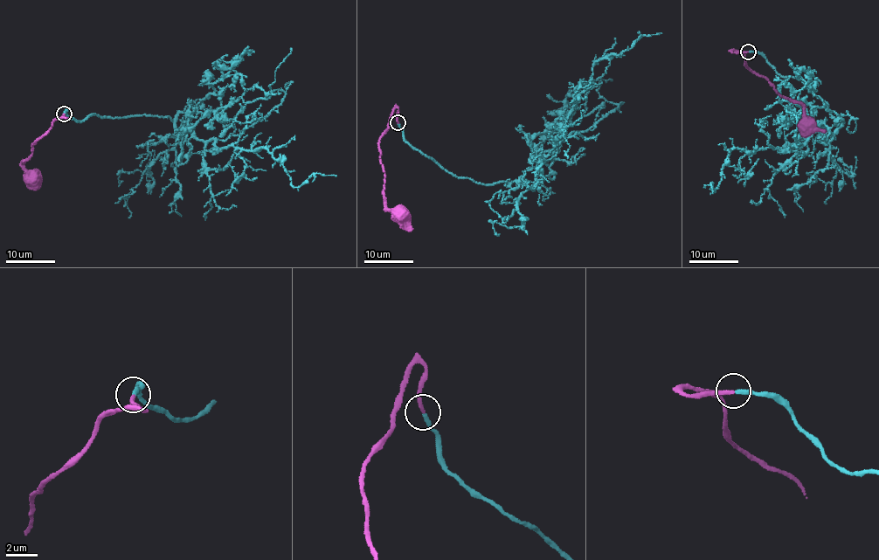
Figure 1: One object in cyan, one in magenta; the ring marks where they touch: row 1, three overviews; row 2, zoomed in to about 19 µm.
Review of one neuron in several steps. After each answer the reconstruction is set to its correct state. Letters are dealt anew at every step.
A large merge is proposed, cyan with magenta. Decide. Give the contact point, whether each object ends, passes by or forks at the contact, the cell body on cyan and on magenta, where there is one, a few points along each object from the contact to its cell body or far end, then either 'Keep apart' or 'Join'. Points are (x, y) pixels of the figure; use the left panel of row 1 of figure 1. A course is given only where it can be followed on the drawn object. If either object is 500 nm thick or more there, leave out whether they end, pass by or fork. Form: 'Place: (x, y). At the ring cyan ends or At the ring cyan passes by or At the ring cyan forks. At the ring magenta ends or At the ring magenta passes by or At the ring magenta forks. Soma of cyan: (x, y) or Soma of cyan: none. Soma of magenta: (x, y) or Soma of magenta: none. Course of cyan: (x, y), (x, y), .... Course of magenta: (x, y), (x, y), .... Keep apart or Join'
Place: (64, 114). At the ring cyan ends. At the ring magenta ends. Soma of cyan: none. Soma of magenta: (32, 178). Course of cyan: (63, 114), (168, 116), (218, 148), (262, 147), (294, 187), (336, 176). Course of magenta: (63, 114), (67, 118), (52, 121), (51, 127), (34, 142), (31, 155), (23, 162), (24, 169), (32, 177). Join

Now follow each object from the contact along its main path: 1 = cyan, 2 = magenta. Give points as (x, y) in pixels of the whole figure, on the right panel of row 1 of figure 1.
1: (748, 51), (799, 79), (839, 126), (831, 134), (817, 127), (787, 148), (733, 148), (712, 193)
2: (748, 51), (732, 51), (744, 55), (744, 65), (761, 75), (778, 93), (801, 105), (806, 124)

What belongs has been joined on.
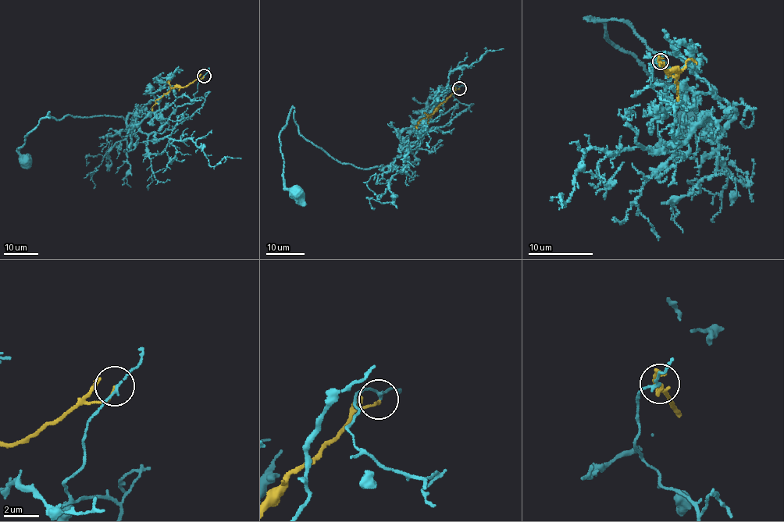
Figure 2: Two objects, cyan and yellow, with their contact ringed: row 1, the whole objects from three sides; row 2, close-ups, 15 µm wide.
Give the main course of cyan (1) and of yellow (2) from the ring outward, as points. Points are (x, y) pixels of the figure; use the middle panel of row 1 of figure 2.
1: (459, 88), (469, 107), (427, 129), (399, 172), (338, 162), (301, 134), (293, 108), (279, 136), (296, 191)
2: (459, 88), (453, 90), (431, 114), (419, 119), (417, 127)

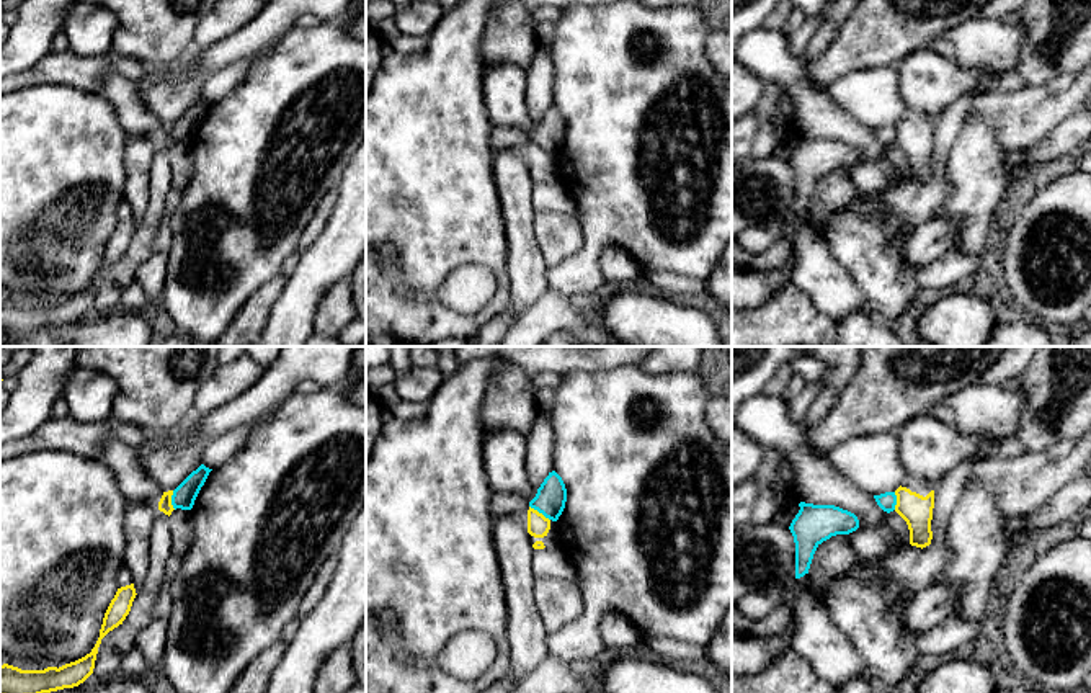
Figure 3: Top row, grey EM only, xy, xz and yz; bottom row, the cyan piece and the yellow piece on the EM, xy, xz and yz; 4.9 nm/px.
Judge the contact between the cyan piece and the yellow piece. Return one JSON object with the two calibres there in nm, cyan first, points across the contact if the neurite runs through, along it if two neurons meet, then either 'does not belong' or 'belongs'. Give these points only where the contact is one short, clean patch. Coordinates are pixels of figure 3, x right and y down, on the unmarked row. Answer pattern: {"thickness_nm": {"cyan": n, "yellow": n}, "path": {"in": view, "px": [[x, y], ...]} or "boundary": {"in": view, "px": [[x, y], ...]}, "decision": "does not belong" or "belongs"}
{"thickness_nm": {"cyan": 150, "yellow": 110}, "boundary": {"in": "xz", "px": [[529, 139], [549, 154]]}, "decision": "does not belong"}

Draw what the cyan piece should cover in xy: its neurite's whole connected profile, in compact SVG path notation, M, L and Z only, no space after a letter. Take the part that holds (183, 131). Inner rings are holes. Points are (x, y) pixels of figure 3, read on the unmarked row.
M201 98L196 105L193 105L175 124L171 129L171 139L173 142L181 144L191 144L194 139L194 134L204 119L209 106L212 103Z

